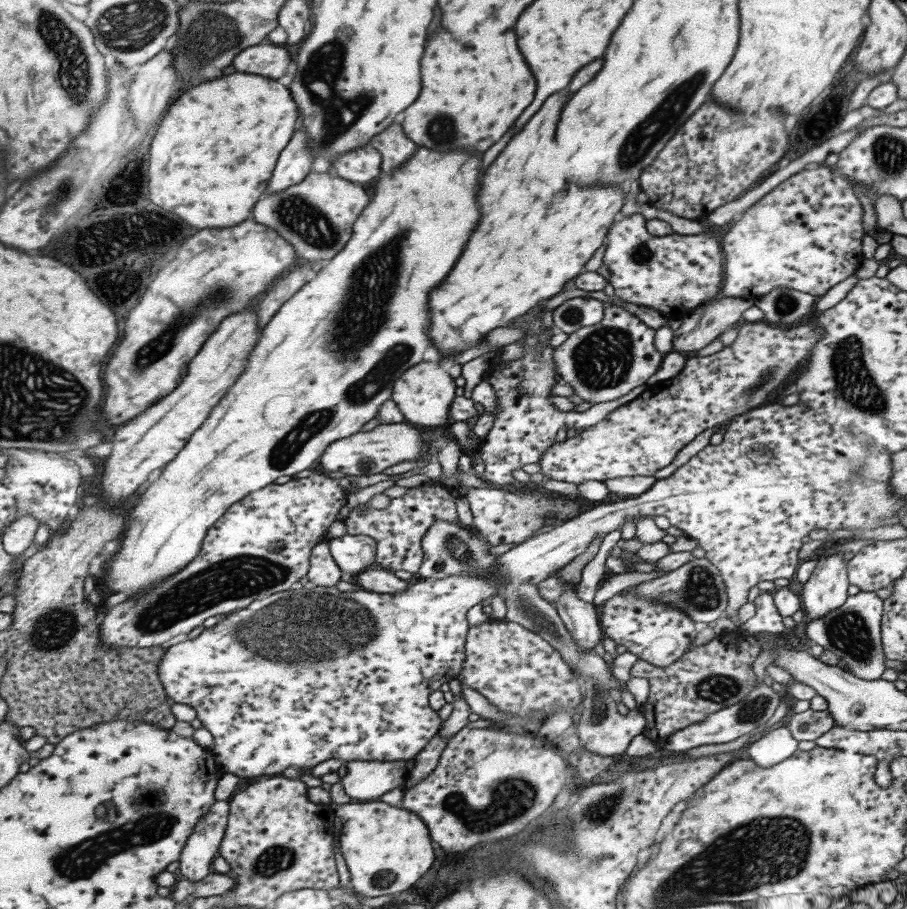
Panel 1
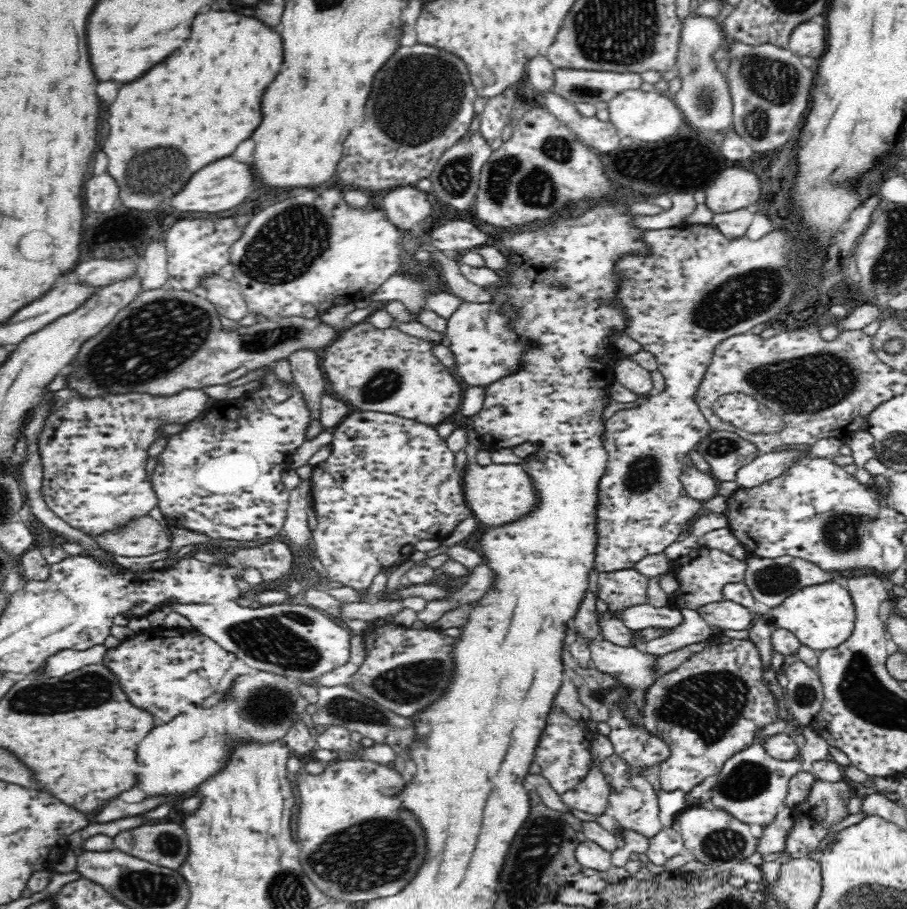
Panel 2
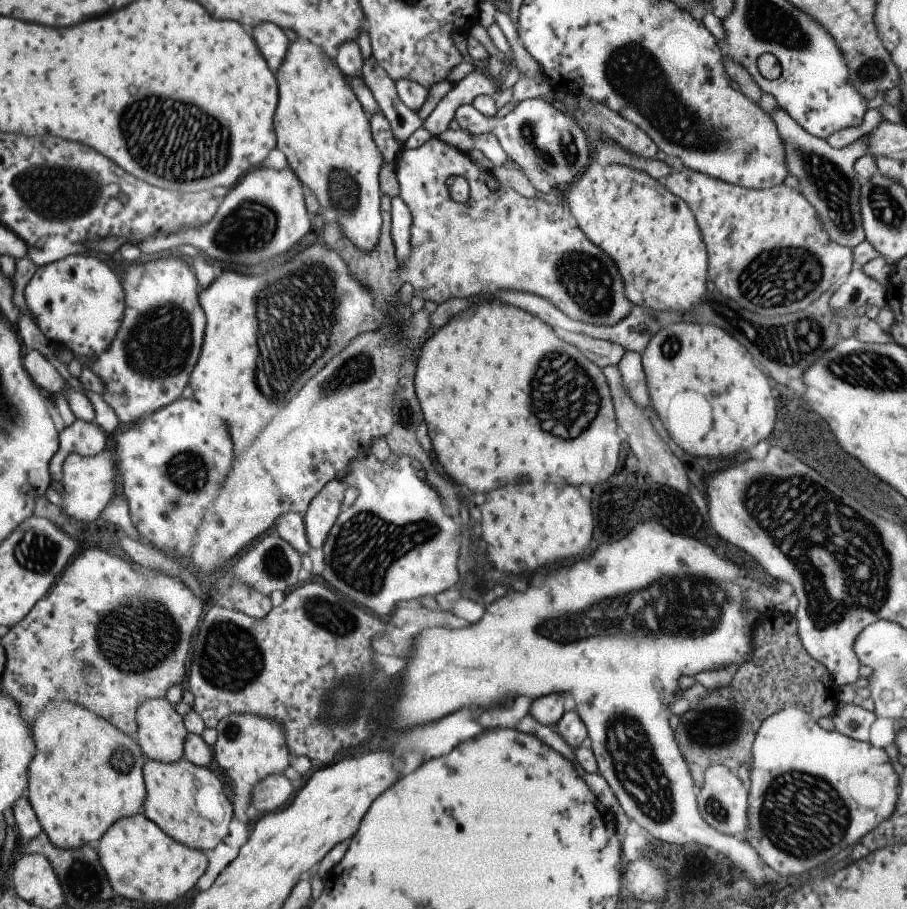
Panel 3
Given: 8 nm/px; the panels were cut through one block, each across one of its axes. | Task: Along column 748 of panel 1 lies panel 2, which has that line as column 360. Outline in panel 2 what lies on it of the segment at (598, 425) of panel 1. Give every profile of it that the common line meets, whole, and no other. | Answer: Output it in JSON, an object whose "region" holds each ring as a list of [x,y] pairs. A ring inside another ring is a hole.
{"region":[[[366,320],[350,324],[339,336],[327,345],[323,352],[322,368],[328,378],[327,390],[336,394],[353,410],[384,412],[422,424],[439,425],[450,415],[458,412],[462,404],[462,386],[433,353],[436,344],[408,336],[395,326],[380,329]]]}

